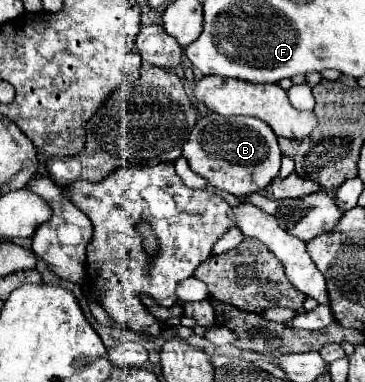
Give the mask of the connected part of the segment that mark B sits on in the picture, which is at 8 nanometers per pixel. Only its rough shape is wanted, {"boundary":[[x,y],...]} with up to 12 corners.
{"boundary":[[252,116],[198,118],[182,154],[234,196],[278,176],[278,138]]}

